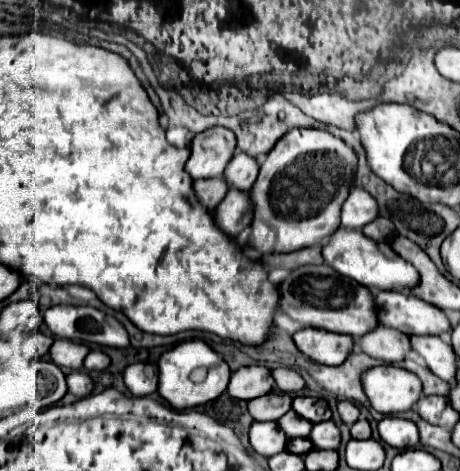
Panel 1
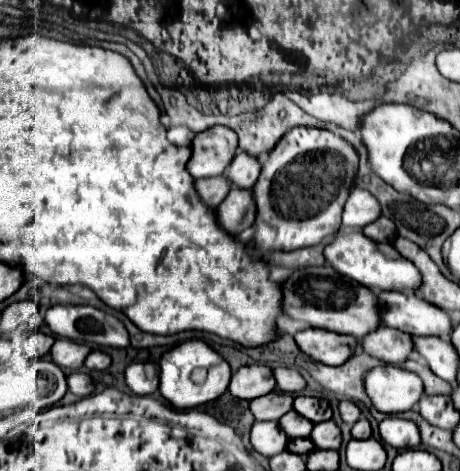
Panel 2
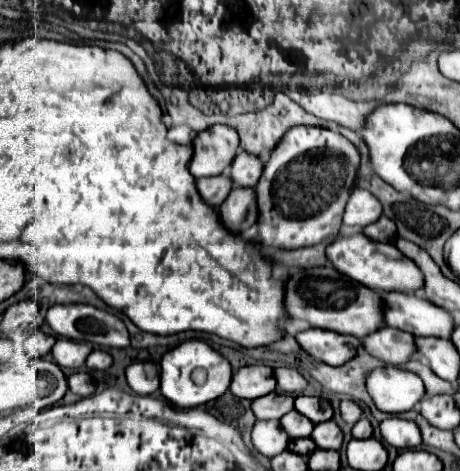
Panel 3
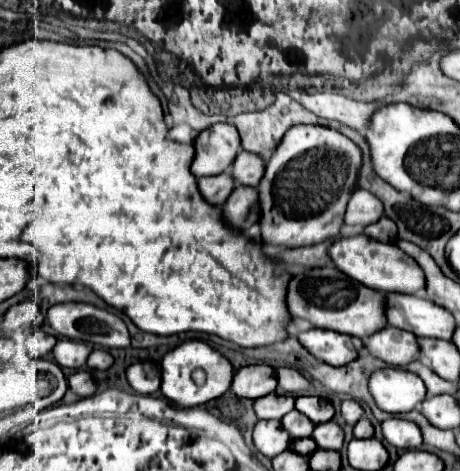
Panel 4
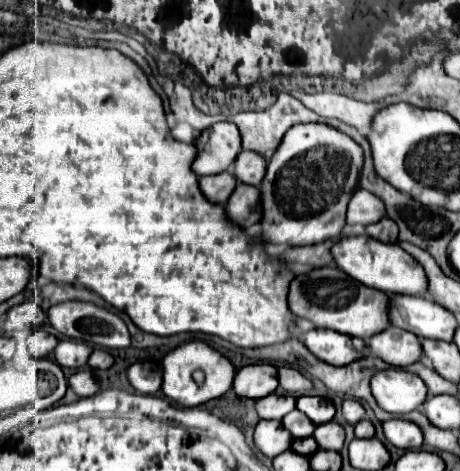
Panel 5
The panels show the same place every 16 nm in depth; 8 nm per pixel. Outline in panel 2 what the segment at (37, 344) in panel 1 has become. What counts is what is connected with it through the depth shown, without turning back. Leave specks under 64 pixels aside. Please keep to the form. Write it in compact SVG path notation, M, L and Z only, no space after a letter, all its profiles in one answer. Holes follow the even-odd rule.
M34 332L26 342L24 342L24 354L28 358L42 358L48 354L50 346L54 344L52 336L46 336L42 332Z

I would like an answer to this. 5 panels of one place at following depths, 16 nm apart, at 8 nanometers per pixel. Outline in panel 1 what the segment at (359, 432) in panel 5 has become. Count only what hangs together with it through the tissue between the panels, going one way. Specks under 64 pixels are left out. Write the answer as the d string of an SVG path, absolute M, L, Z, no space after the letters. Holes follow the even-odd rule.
M360 418L358 422L354 422L354 426L350 428L350 434L352 434L352 438L356 438L356 440L368 440L370 434L372 434L368 420Z

